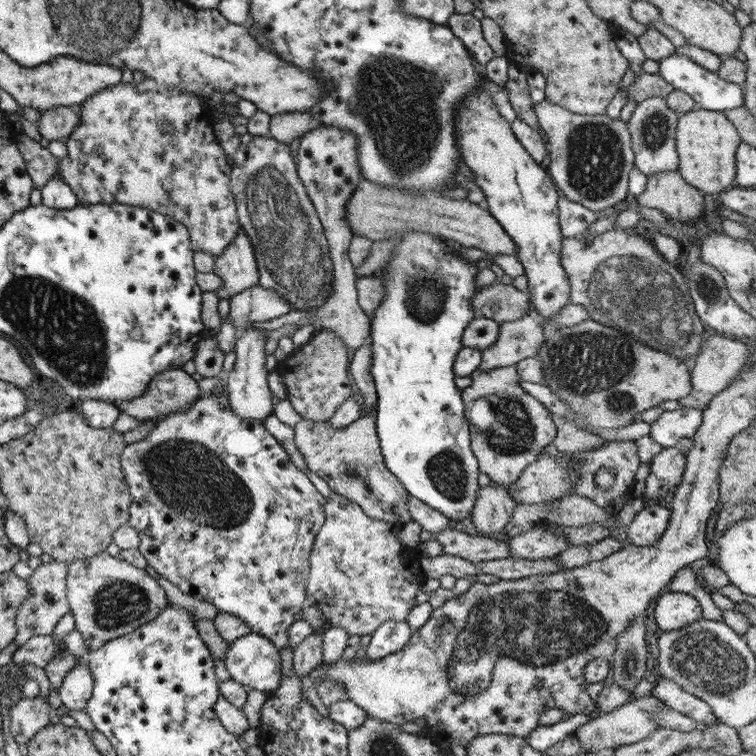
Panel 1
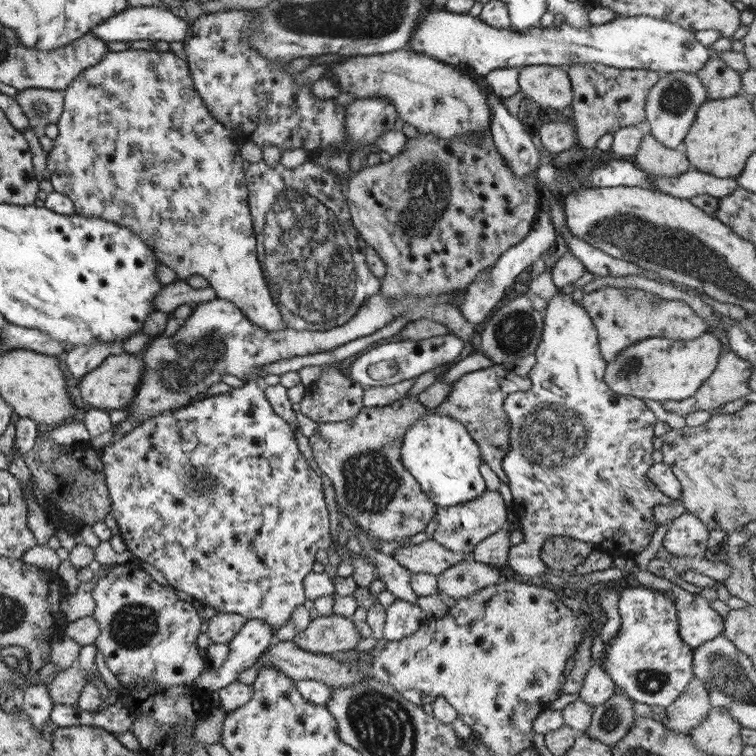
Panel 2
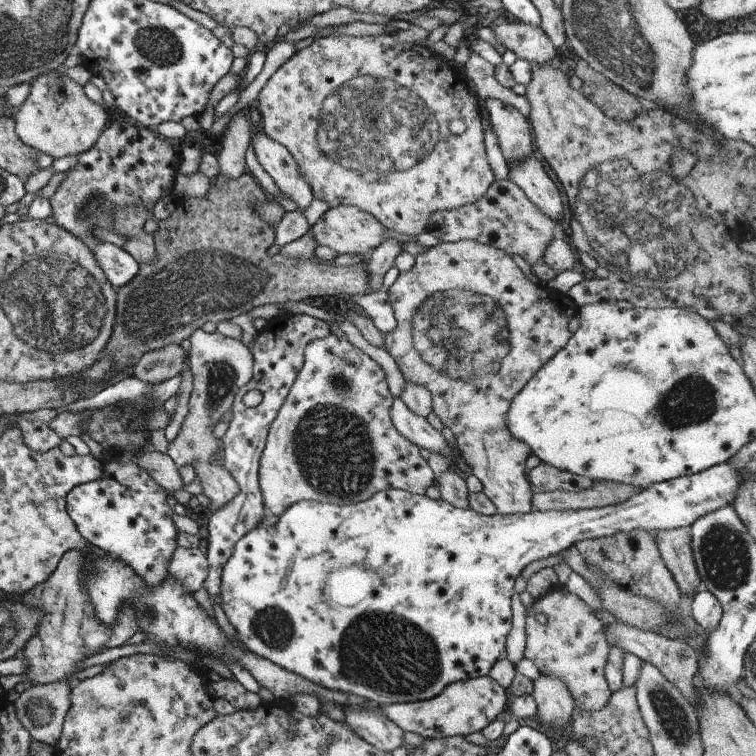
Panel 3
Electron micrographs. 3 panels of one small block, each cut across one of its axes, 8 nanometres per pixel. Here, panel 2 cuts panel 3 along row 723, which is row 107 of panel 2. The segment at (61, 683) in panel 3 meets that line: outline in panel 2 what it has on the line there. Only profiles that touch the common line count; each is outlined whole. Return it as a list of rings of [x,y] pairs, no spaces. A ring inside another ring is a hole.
[[[26,88],[17,91],[14,99],[37,138],[44,134],[47,124],[56,124],[62,113],[63,91]]]

